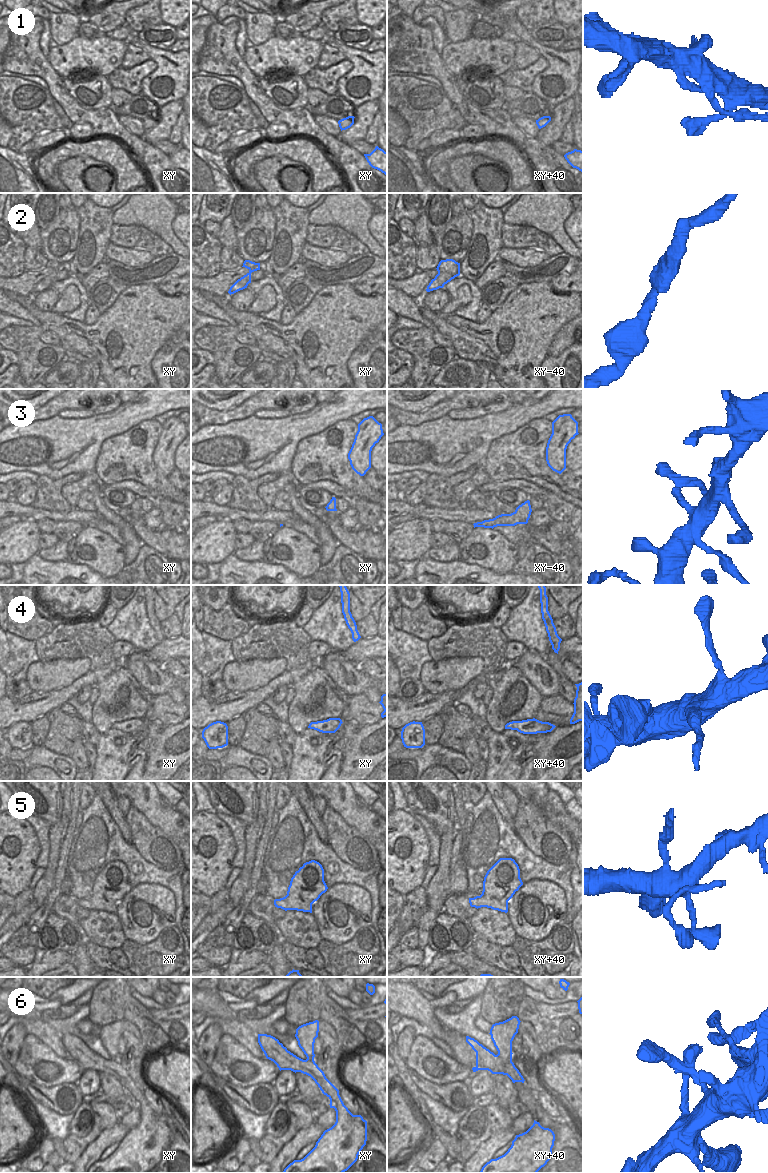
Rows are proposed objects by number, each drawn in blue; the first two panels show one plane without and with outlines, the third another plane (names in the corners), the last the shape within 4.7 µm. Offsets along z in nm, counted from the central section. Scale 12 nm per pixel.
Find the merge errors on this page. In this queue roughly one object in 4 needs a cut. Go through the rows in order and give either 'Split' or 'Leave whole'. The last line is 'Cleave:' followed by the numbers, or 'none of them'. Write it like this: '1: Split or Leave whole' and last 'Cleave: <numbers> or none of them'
1: Leave whole
2: Leave whole
3: Leave whole
4: Split
5: Split
6: Leave whole
Cleave: 4, 5.

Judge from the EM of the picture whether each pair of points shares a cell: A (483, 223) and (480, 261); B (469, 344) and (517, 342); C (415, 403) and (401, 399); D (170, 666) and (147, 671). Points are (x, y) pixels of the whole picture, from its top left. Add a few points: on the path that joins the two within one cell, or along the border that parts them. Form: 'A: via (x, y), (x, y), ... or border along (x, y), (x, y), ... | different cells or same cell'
A: via (483, 232), (482, 252) | same cell
B: border along (464, 332), (481, 339), (494, 354), (497, 363) | different cells
C: via (412, 401), (404, 399) | same cell
D: border along (162, 666), (171, 675), (180, 680) | different cells

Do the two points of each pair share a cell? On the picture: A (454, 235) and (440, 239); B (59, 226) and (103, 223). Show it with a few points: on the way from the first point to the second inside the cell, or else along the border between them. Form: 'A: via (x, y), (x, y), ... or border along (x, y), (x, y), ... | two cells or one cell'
A: via (451, 238), (443, 239) | one cell
B: border along (75, 209), (79, 221), (79, 236), (76, 248) | two cells

